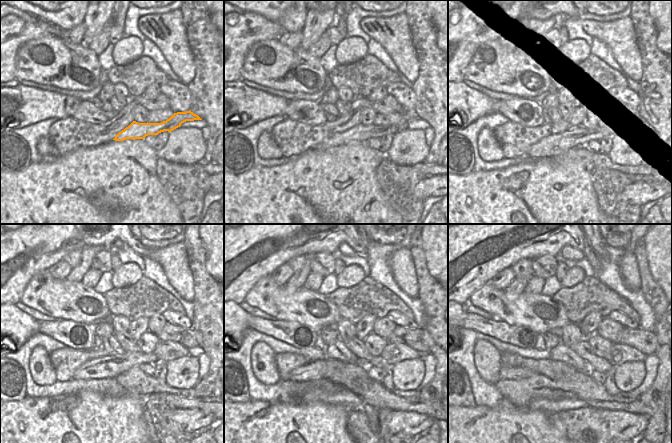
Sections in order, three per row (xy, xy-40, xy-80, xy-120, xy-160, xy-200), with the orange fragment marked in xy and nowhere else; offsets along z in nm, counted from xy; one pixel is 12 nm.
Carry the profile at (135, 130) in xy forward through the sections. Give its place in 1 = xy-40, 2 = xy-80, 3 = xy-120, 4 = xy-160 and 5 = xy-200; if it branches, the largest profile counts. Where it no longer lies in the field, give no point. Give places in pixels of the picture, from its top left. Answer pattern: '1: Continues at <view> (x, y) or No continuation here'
1: Continues at xy-40 (359, 132)
2: Continues at xy-80 (553, 145)
3: Continues at xy-120 (124, 368)
4: Continues at xy-160 (337, 371)
5: Continues at xy-200 (505, 373)

